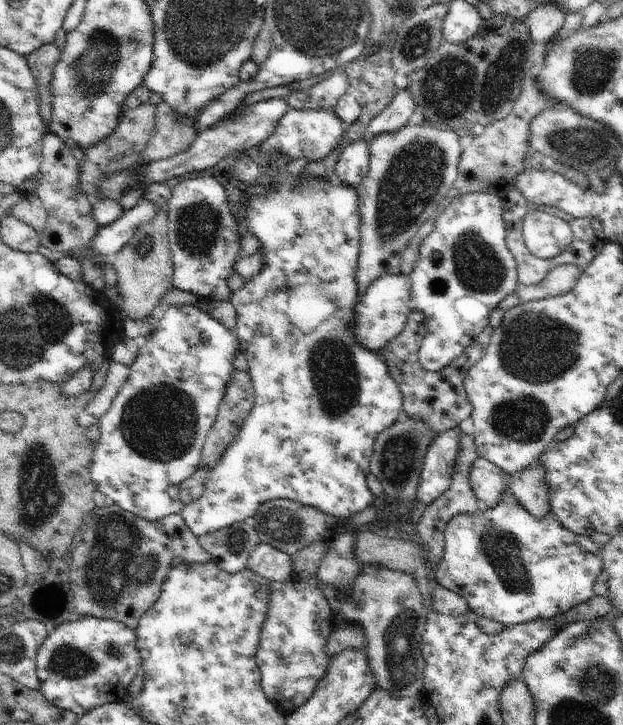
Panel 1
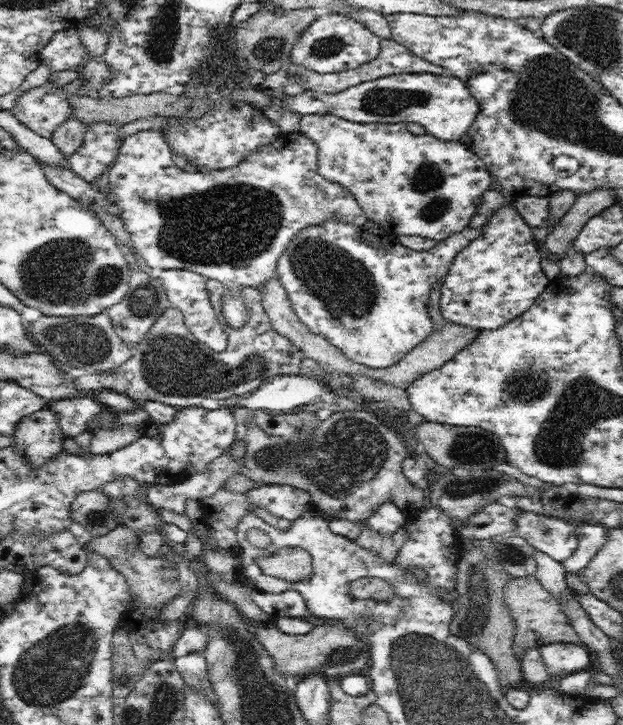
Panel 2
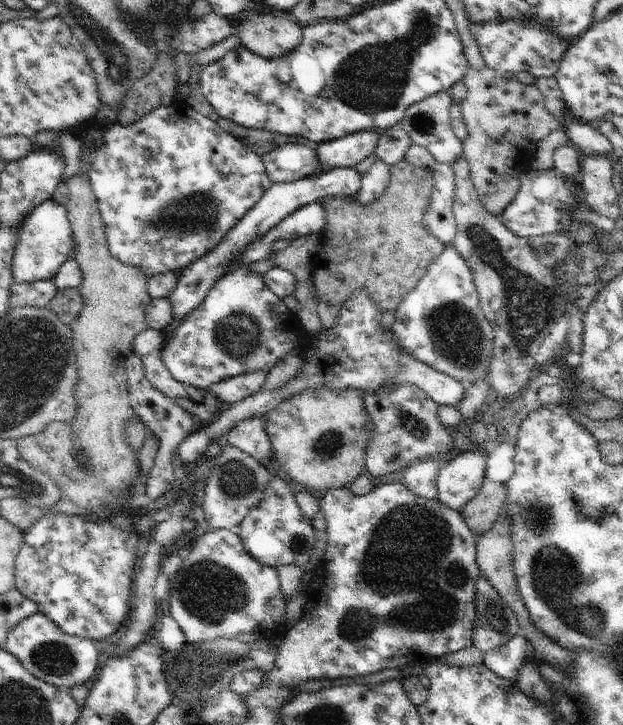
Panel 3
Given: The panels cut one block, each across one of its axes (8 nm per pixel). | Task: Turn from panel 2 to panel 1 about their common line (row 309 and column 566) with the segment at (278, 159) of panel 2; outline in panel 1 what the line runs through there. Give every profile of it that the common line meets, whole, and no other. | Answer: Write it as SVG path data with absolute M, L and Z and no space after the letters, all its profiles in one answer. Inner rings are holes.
M546 209L532 211L524 217L522 236L528 250L547 261L566 250L574 238L570 224Z

